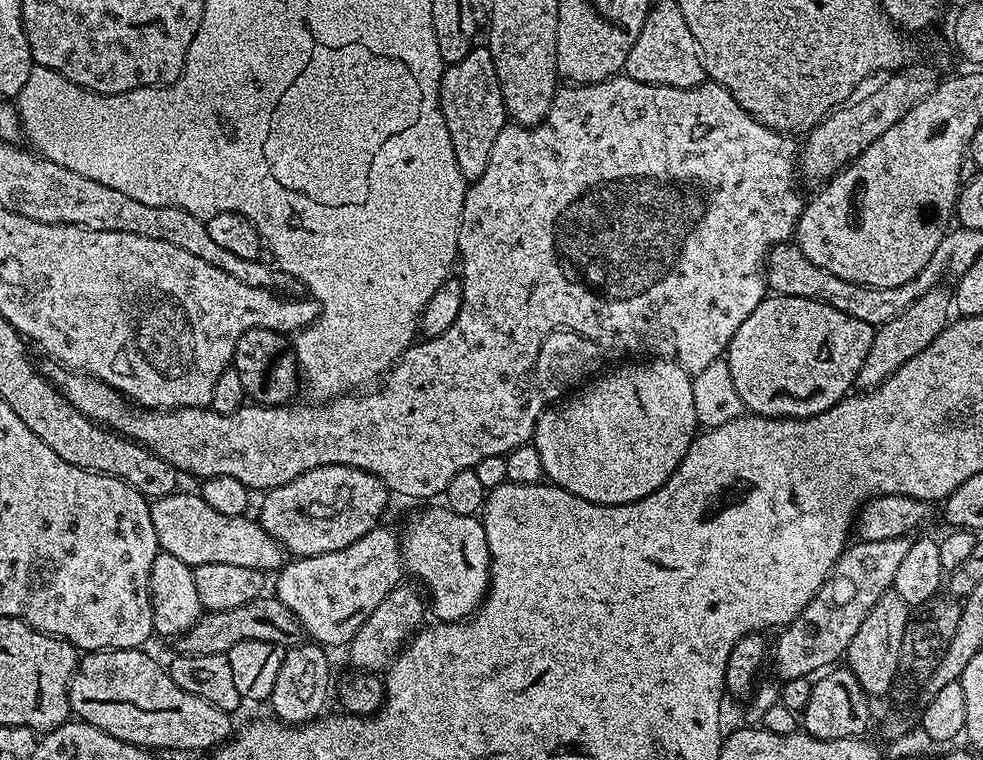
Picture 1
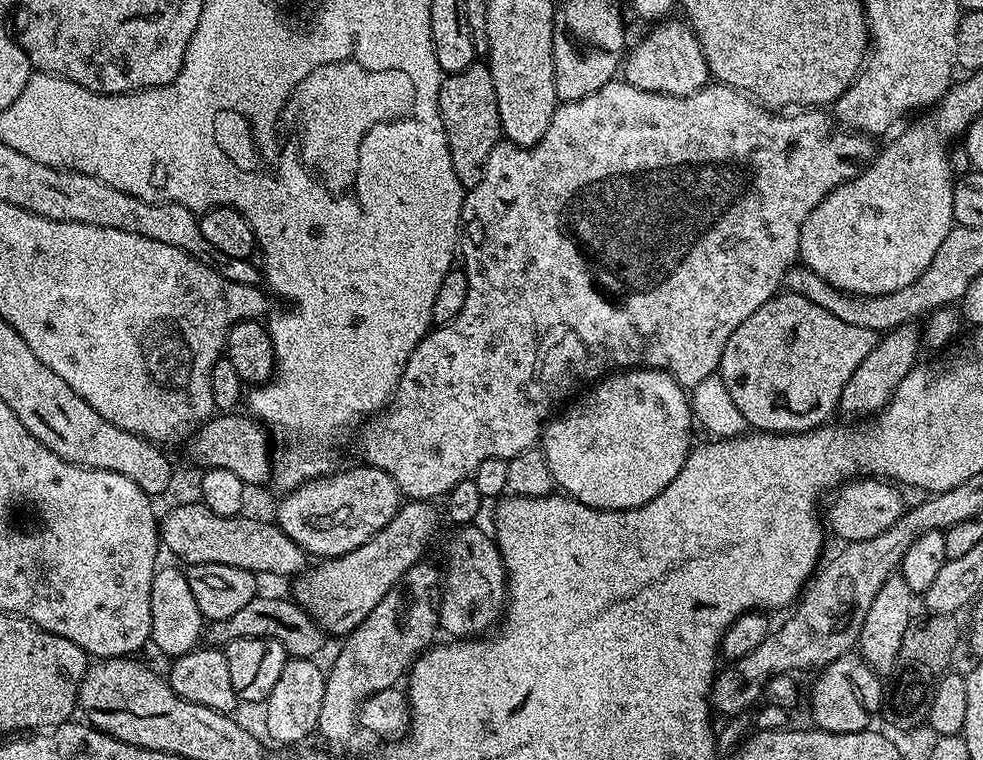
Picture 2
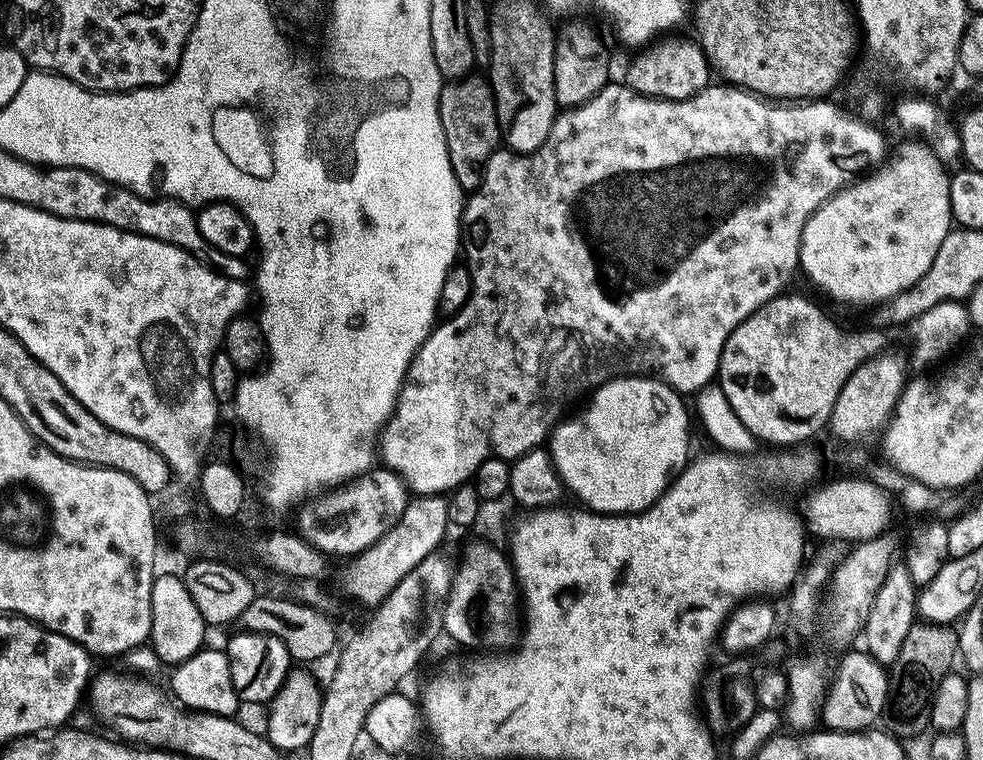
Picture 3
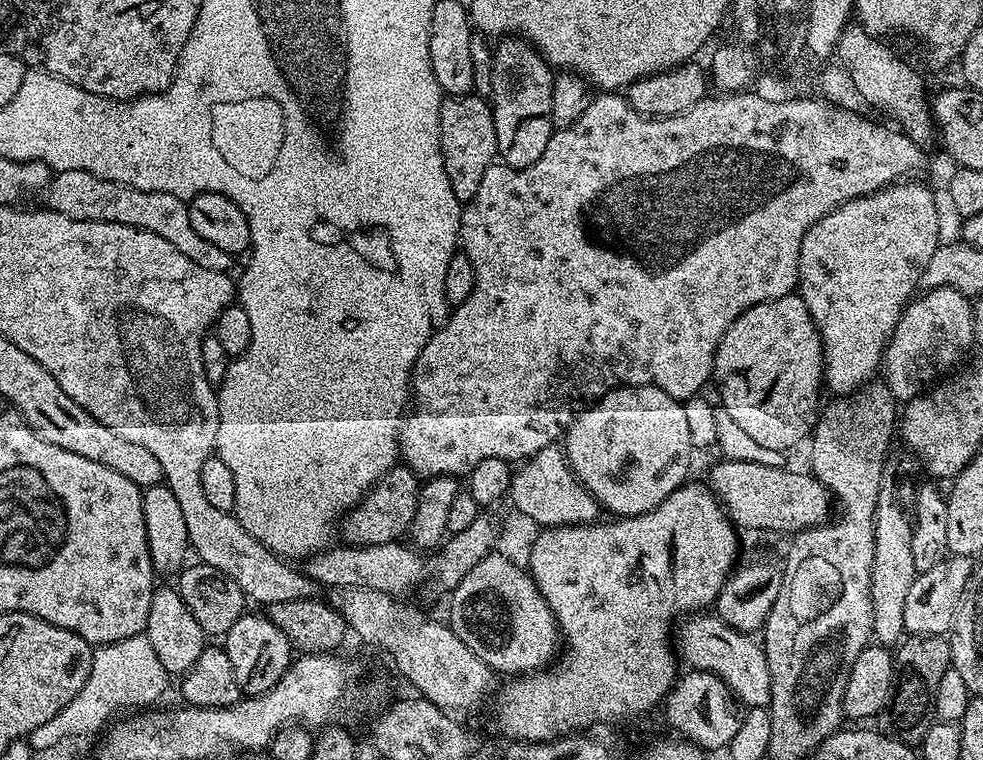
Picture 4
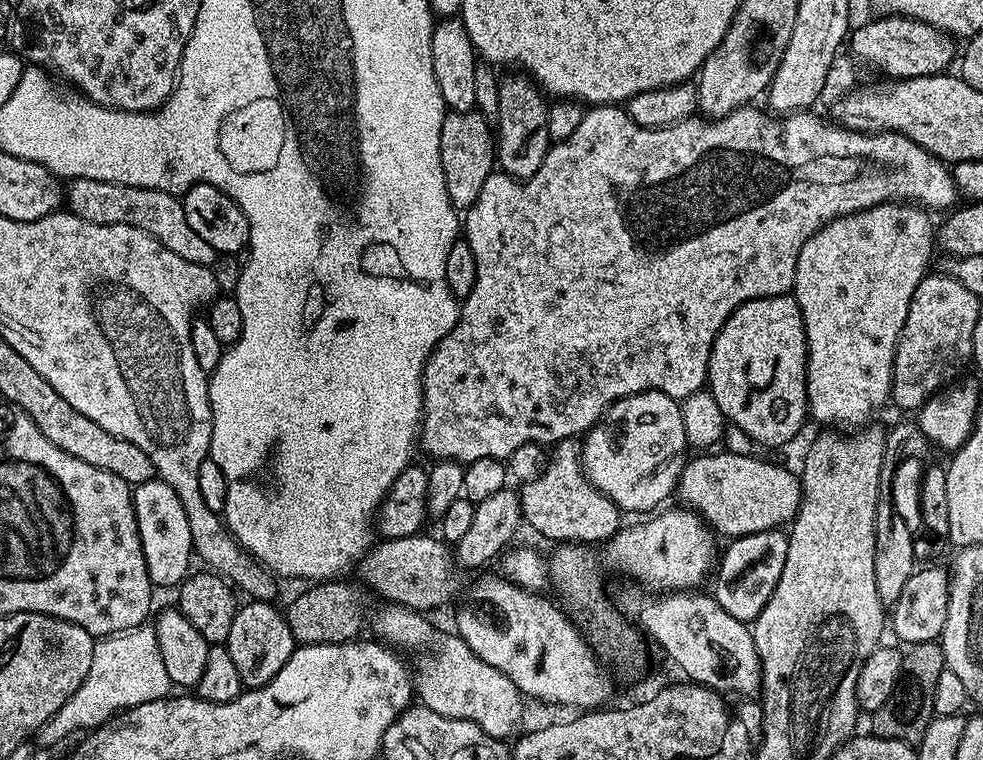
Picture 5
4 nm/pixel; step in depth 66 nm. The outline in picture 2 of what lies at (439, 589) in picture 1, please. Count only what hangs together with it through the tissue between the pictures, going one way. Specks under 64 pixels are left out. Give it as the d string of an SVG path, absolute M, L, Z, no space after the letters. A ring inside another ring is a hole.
M460 526L455 529L456 537L452 540L452 561L448 569L442 572L442 595L438 600L440 614L439 627L444 628L452 638L478 638L489 631L504 615L508 594L508 574L504 570L504 559L496 547L496 541L477 526Z

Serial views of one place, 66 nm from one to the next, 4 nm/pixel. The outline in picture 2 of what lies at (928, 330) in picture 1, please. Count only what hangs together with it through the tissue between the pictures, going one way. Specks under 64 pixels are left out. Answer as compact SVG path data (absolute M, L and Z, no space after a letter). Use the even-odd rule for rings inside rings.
M912 322L903 324L891 328L877 339L874 350L866 354L862 366L858 366L854 374L850 374L850 382L846 382L846 390L842 390L839 407L841 413L853 412L856 416L864 416L860 418L868 418L888 405L888 400L902 382L902 378L906 378L908 371L918 363L916 355L920 352L920 346L922 347L922 332L919 327L915 327L917 325Z

